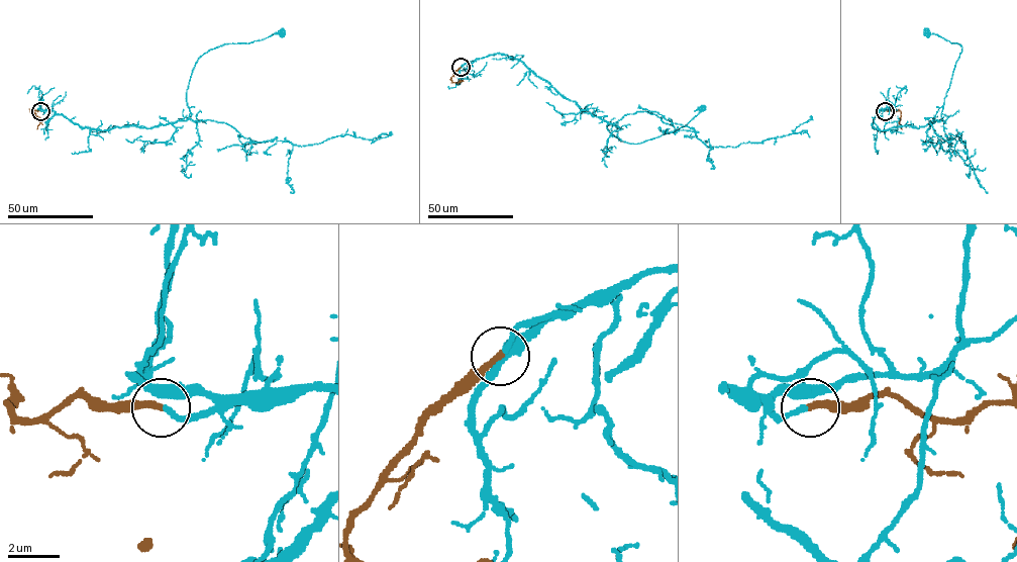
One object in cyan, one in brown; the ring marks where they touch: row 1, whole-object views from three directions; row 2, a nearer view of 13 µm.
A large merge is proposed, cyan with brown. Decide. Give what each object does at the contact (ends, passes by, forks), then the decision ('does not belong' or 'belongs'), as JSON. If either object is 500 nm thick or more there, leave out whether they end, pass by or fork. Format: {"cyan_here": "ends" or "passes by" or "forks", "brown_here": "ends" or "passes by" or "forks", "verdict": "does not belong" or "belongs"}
{"cyan_here": "ends", "brown_here": "ends", "verdict": "belongs"}

